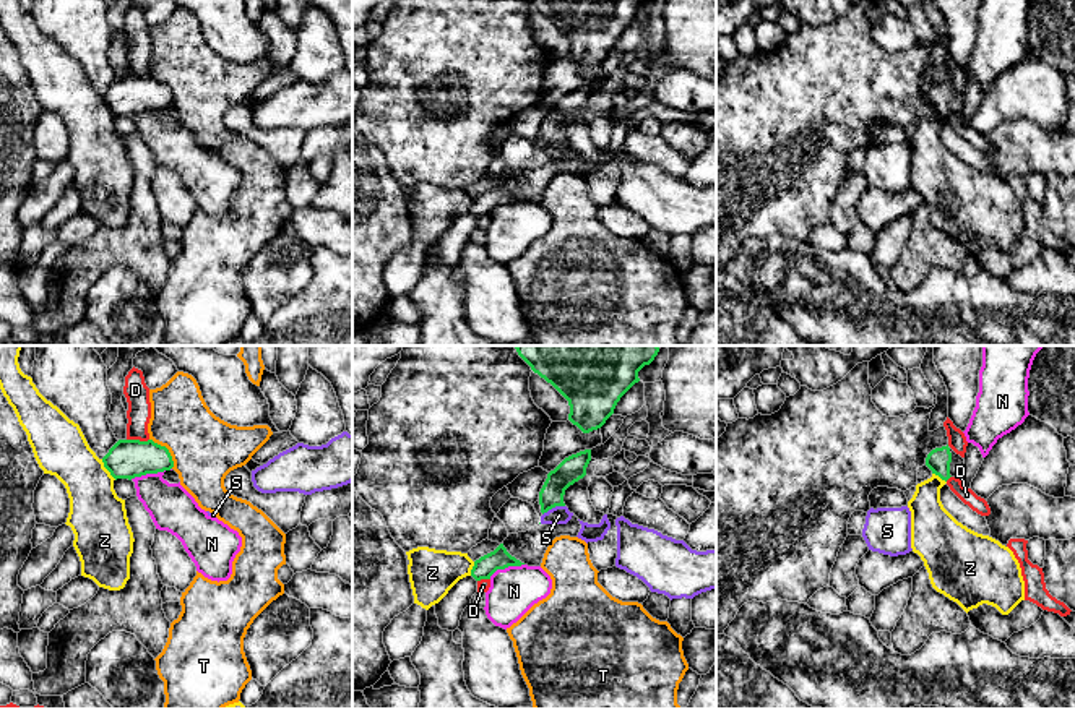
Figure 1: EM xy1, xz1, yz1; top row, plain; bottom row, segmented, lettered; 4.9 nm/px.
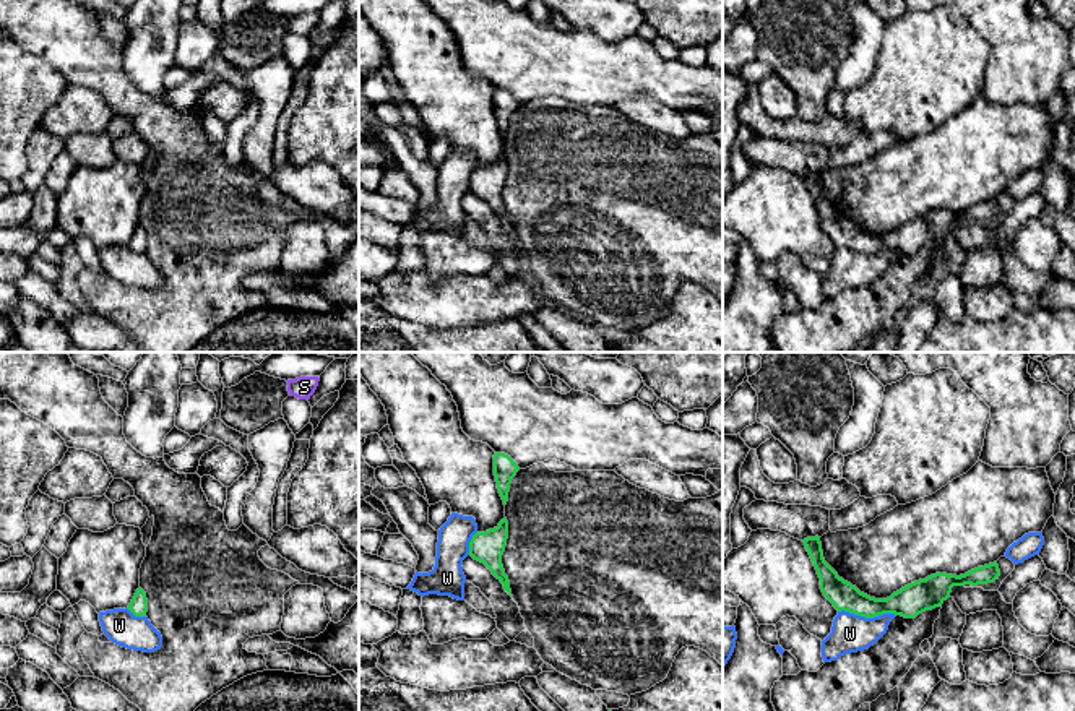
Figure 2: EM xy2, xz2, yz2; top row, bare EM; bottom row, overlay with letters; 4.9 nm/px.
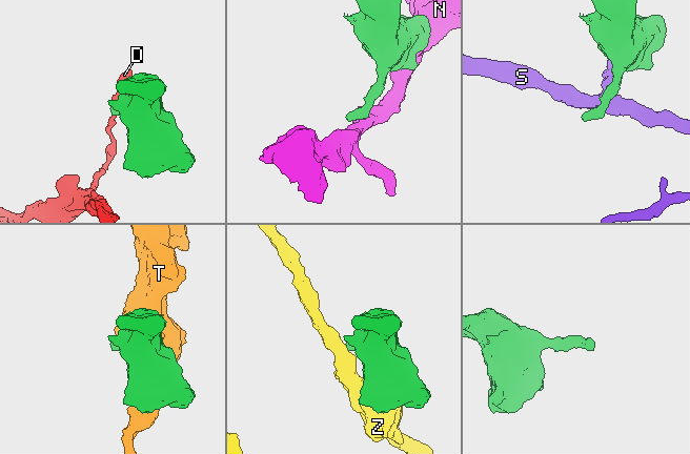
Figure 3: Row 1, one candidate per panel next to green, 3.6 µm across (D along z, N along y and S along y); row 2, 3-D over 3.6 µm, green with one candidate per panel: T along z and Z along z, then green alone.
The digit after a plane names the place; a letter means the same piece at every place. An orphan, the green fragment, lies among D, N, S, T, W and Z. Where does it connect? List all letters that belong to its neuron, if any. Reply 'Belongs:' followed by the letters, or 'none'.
Belongs: none

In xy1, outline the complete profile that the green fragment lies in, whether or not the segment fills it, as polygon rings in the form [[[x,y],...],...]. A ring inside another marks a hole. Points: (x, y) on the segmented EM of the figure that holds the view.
[[[119,440],[102,458],[102,462],[115,480],[132,480],[135,477],[164,472],[174,467],[169,449],[153,440]]]

